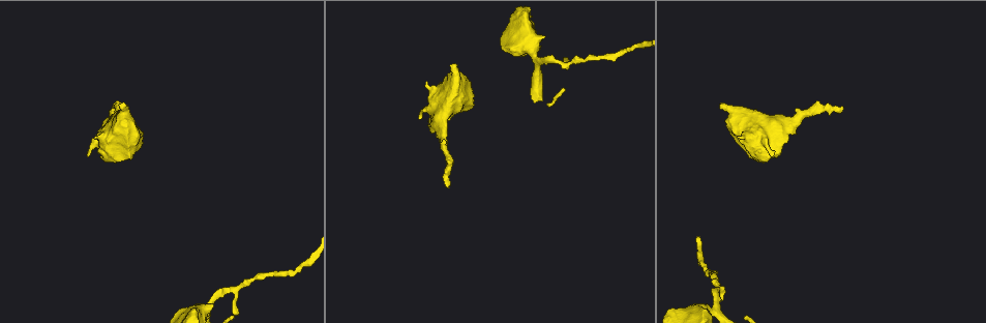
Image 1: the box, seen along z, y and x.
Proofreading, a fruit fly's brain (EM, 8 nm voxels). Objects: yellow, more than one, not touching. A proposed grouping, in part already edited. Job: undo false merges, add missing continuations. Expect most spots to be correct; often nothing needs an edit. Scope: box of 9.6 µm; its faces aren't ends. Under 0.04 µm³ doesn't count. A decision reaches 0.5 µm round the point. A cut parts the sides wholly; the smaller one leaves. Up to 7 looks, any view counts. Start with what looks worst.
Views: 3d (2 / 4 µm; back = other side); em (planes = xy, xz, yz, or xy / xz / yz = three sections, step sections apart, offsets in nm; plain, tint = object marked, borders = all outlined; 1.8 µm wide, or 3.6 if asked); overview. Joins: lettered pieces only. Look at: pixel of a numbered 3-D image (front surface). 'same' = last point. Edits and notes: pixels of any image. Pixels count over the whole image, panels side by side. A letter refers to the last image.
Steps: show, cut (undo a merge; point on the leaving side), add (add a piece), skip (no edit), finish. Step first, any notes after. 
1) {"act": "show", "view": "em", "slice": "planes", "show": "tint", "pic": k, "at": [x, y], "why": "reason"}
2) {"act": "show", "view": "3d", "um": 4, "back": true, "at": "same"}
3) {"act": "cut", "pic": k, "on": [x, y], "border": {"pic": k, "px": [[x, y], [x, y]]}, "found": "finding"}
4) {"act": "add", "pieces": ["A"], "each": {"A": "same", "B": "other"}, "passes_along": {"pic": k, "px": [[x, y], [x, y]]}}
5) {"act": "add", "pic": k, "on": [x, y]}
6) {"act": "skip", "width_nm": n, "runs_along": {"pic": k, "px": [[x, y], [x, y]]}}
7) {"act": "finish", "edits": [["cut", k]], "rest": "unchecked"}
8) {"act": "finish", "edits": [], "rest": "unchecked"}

{"act": "show", "view": "3d", "um": 2, "pic": 1, "at": [840, 113], "why": "free end"}

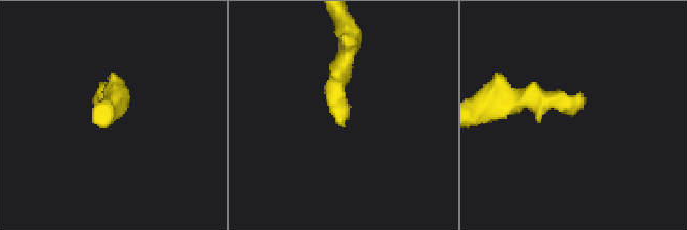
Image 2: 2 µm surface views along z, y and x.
{"act": "show", "view": "em", "slice": "yz", "step": 16, "show": "tint", "pic": 2, "at": [572, 114], "why": "shape alone is not enough"}

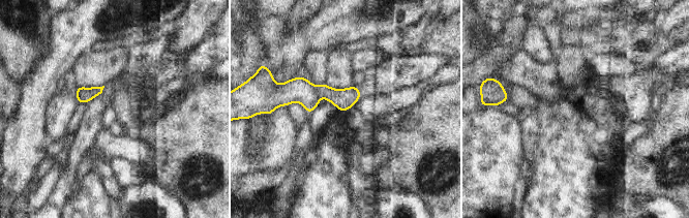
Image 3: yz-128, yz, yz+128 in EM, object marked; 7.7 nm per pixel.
{"act": "show", "view": "em", "slice": "planes", "show": "borders", "at": "same", "why": "another direction"}

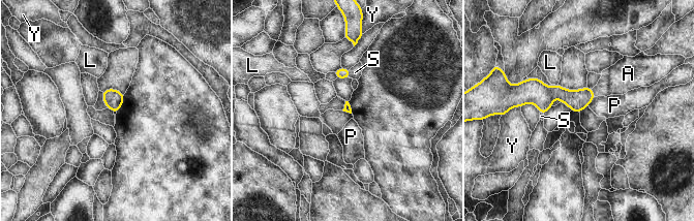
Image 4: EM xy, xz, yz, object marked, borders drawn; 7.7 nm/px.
{"act": "add", "pieces": ["A"], "each": {"A": "same", "L": "other", "P": "other", "S": "other", "Y": "other"}, "found": "the cell continues"}

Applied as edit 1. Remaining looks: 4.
{"act": "show", "view": "em", "slice": "planes", "show": "borders", "pic": 1, "at": [720, 106], "why": "thick end"}

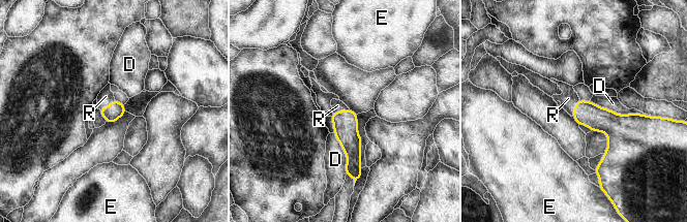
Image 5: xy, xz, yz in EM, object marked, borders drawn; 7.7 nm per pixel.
{"act": "add", "pieces": ["R"], "each": {"D": "other", "E": "other", "R": "same"}, "passes_along": {"pic": 5, "px": [[586, 113], [574, 107], [568, 98]]}, "found": "the cell continues"}

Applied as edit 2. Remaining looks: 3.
{"act": "show", "view": "overview", "why": "redraw"}

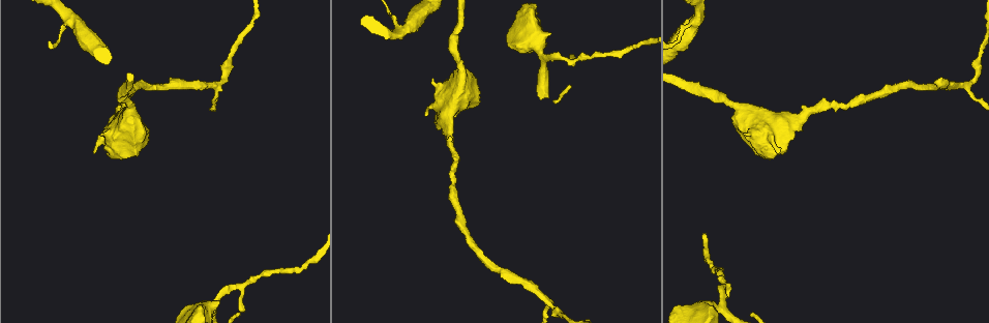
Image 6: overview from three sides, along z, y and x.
{"act": "show", "view": "em", "slice": "planes", "show": "borders", "pic": 6, "at": [72, 20], "why": "small branch off a trunk"}

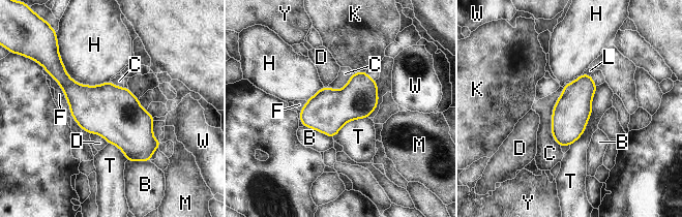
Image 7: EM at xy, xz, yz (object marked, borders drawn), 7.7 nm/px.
{"act": "skip", "each": {"B": "other", "C": "other", "D": "other", "F": "other", "H": "other", "K": "other", "L": "other", "M": "other", "T": "other", "W": "other", "Y": "other"}, "border": {"pic": 7, "px": [[597, 86], [585, 131], [570, 146]]}, "found": "continuous, no second cell"}

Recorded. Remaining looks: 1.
{"act": "finish", "edits": [["add", 4], ["add", 5]], "rest": "unchecked"}

